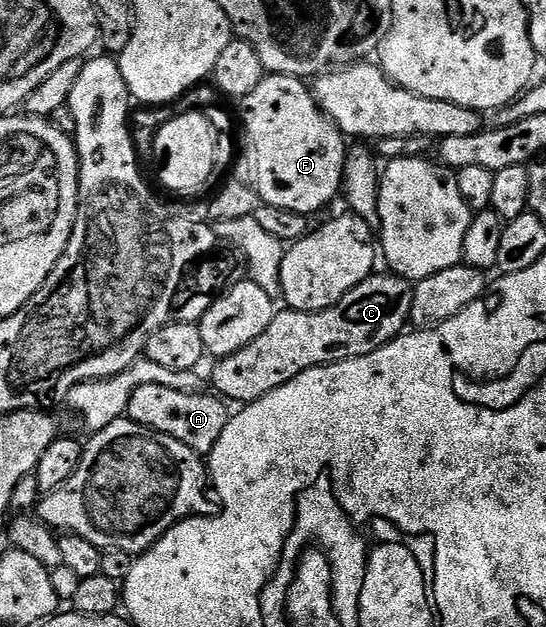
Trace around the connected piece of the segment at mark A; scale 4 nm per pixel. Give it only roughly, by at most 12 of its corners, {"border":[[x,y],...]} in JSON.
{"border":[[141,385],[126,418],[207,457],[225,433],[218,394]]}

